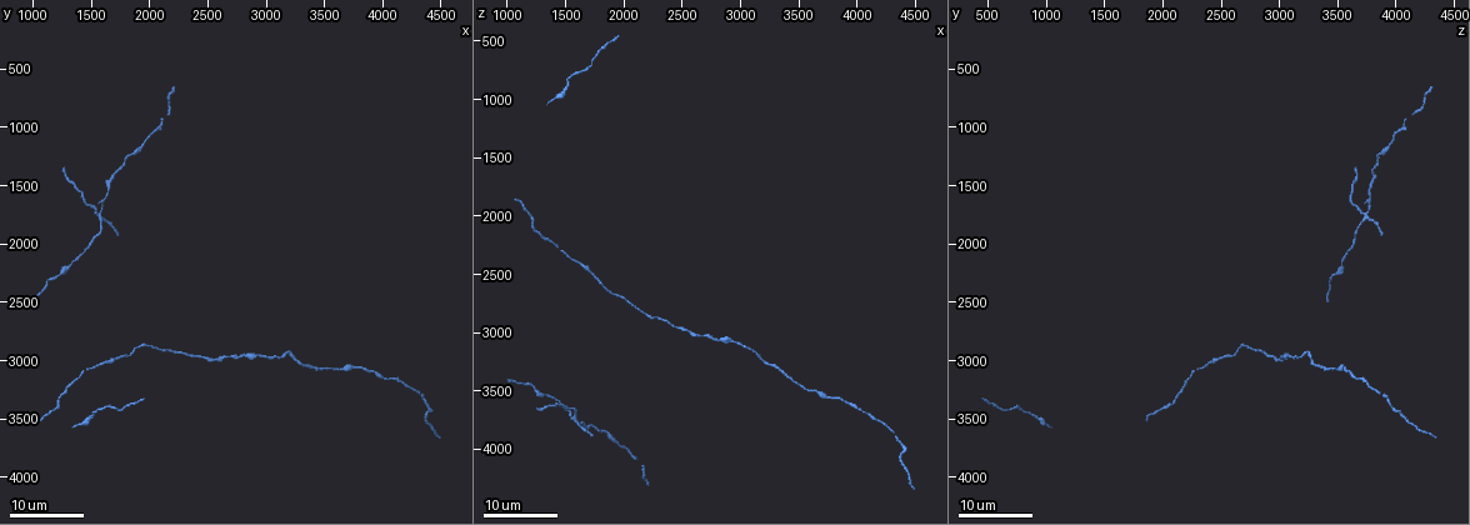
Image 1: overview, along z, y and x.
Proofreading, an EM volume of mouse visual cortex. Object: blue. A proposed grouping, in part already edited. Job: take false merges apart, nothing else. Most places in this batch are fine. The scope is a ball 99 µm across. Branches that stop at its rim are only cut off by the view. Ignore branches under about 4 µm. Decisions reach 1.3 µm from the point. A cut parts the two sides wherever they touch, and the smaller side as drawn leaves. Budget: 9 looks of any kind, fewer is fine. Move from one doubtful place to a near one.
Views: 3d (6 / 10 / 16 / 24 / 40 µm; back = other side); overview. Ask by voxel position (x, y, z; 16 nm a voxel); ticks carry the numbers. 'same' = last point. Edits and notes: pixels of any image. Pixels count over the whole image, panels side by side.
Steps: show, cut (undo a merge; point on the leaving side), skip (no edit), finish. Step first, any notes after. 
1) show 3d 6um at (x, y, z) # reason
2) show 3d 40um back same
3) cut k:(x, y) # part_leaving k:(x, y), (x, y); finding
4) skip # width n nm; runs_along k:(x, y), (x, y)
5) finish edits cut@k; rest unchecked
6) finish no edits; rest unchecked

show 3d 16um at (1840, 1220, 3840) # sudden change in width

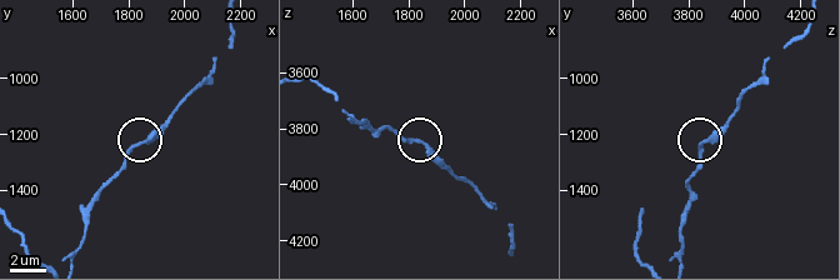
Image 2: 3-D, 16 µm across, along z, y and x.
show 3d 10um at (1850, 1240, 3850)

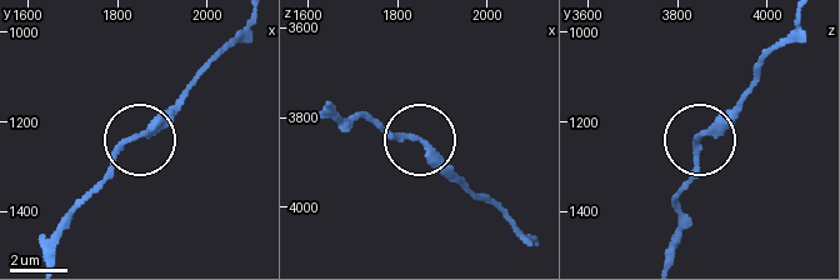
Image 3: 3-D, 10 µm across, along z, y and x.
skip # runs_along 3:(49, 255), (64, 219), (99, 184), (120, 148), (190, 85); continuous, no second cell

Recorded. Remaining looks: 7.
show 3d 16um at (1560, 1760, 3740)

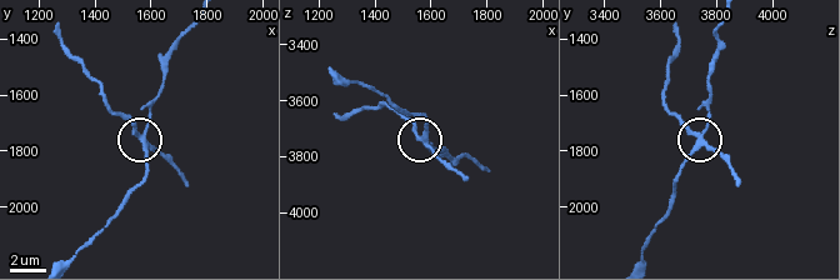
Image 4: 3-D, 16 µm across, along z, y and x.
show 3d 10um at (1570, 1740, 3730)

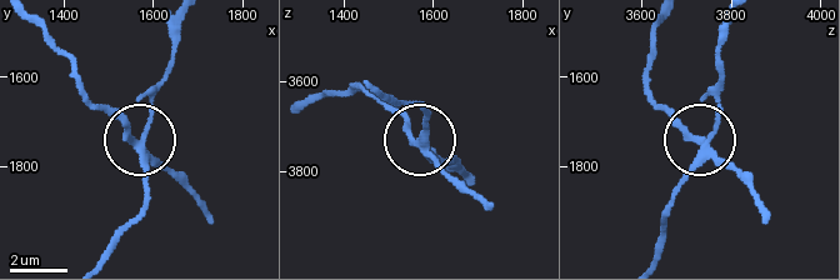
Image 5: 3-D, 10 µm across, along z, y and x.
cut 5:(126, 123) # part_leaving 5:(139, 146), (89, 95), (39, 24); a second cell is stuck on

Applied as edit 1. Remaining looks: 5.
show 3d 16um at (2940, 2980, 3060) # thick turns thin

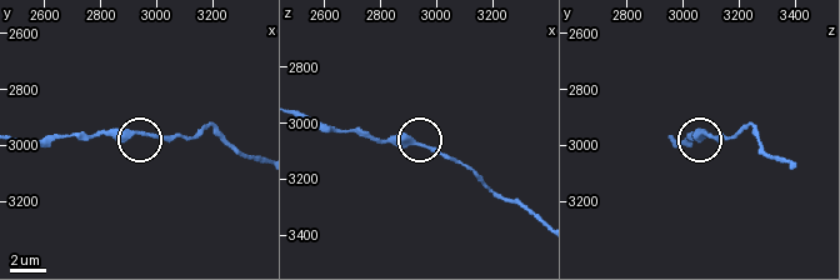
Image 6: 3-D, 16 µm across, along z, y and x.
show 3d 10um at (2940, 2950, 3070)

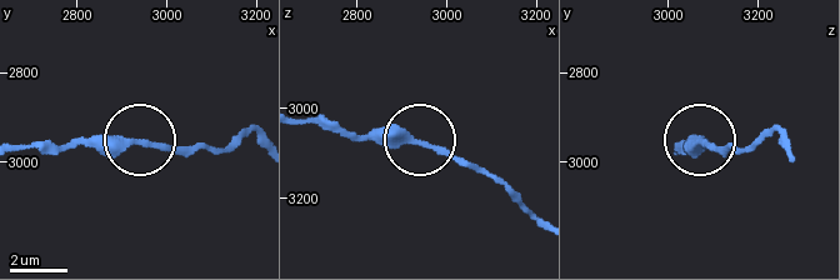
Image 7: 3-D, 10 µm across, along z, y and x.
skip # runs_along 7:(26, 149), (141, 141), (204, 149); all the same cell

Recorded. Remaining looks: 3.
show 3d 24um at (4360, 3500, 4080)

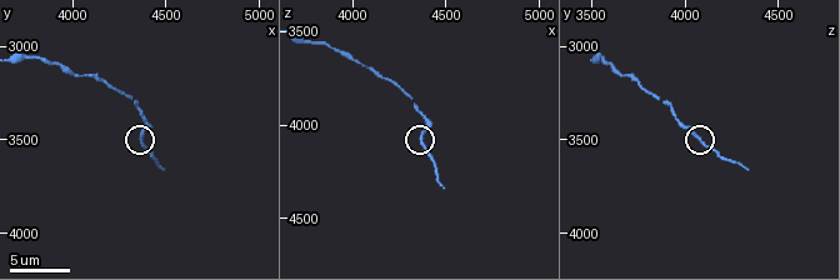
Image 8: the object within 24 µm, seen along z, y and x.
show 3d 10um at (4380, 3480, 4060) # closer look

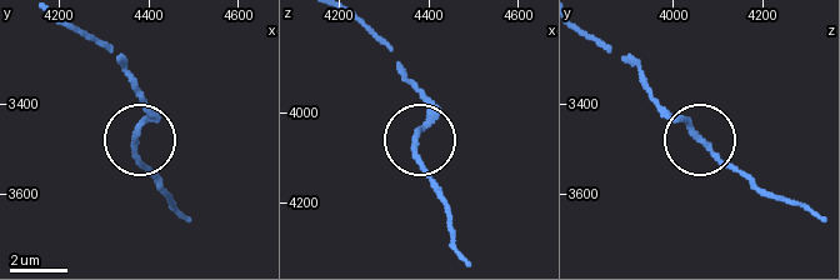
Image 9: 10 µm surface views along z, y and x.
skip # width 200 nm; runs_along 9:(70, 24), (118, 56), (146, 105), (136, 155), (155, 188); all the same cell

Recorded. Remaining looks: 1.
finish edits cut@5; rest unchecked

